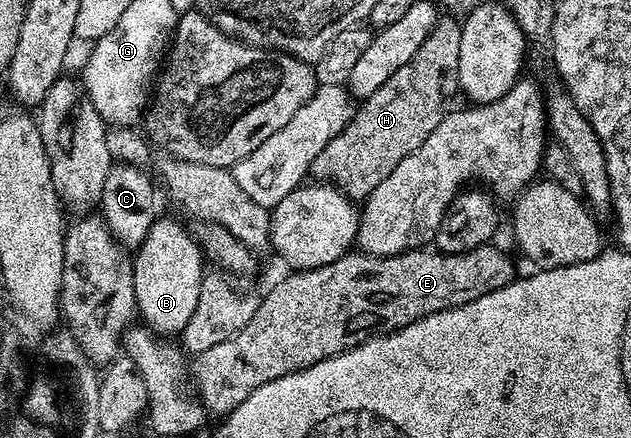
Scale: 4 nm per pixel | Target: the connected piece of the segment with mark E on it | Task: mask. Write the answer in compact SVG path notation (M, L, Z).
M487 244L467 254L440 254L434 248L419 248L417 250L406 250L402 254L393 254L387 258L377 258L374 254L348 252L343 258L336 260L332 264L324 264L320 268L312 268L311 270L294 270L290 272L287 278L280 279L266 295L264 293L261 295L252 320L248 320L248 324L244 324L244 328L240 328L240 332L236 332L236 336L224 340L224 344L215 344L213 348L208 348L208 352L200 352L193 355L192 361L188 366L188 374L192 379L192 386L198 389L198 394L196 393L197 401L201 402L211 415L225 416L232 413L240 404L244 404L244 400L248 400L248 396L252 392L256 392L256 388L260 388L272 380L280 380L284 376L300 372L312 364L323 362L332 356L342 354L345 350L351 350L354 346L359 346L361 342L368 341L369 338L393 334L395 330L404 328L429 314L463 306L488 292L496 292L500 288L504 288L508 283L514 281L516 271L514 271L513 260L504 251L497 250L496 247L497 245Z

